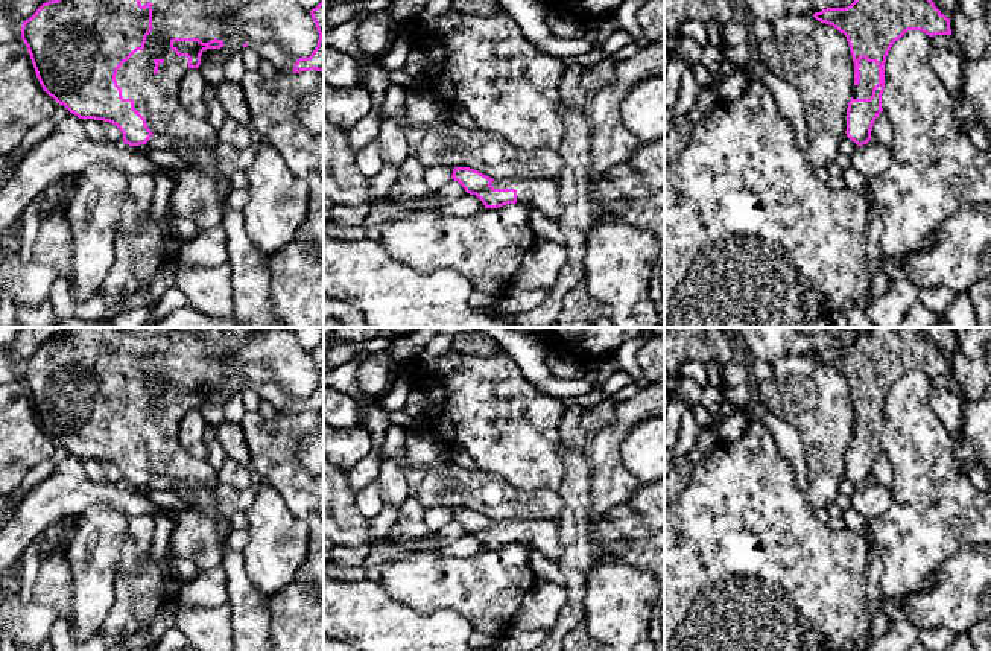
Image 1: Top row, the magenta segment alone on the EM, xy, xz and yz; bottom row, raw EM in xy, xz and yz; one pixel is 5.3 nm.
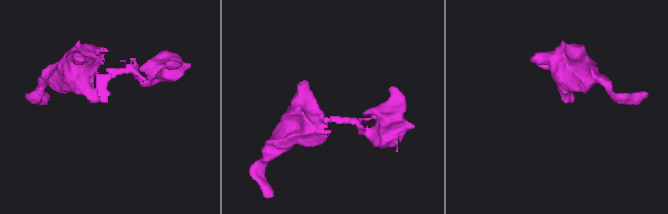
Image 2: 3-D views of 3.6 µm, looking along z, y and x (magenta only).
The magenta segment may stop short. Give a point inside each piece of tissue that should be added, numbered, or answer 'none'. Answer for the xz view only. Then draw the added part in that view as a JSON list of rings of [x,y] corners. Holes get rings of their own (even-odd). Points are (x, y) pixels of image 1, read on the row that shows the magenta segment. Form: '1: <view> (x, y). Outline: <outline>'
1: xz (541, 195). Outline: [[[553,179],[492,181],[494,189],[515,189],[517,202],[549,216],[559,224],[562,204],[558,184]]]

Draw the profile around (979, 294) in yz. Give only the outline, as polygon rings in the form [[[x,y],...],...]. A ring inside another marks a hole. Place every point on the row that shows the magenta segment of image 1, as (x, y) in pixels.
[[[991,277],[967,291],[976,312],[977,327],[991,327]]]

